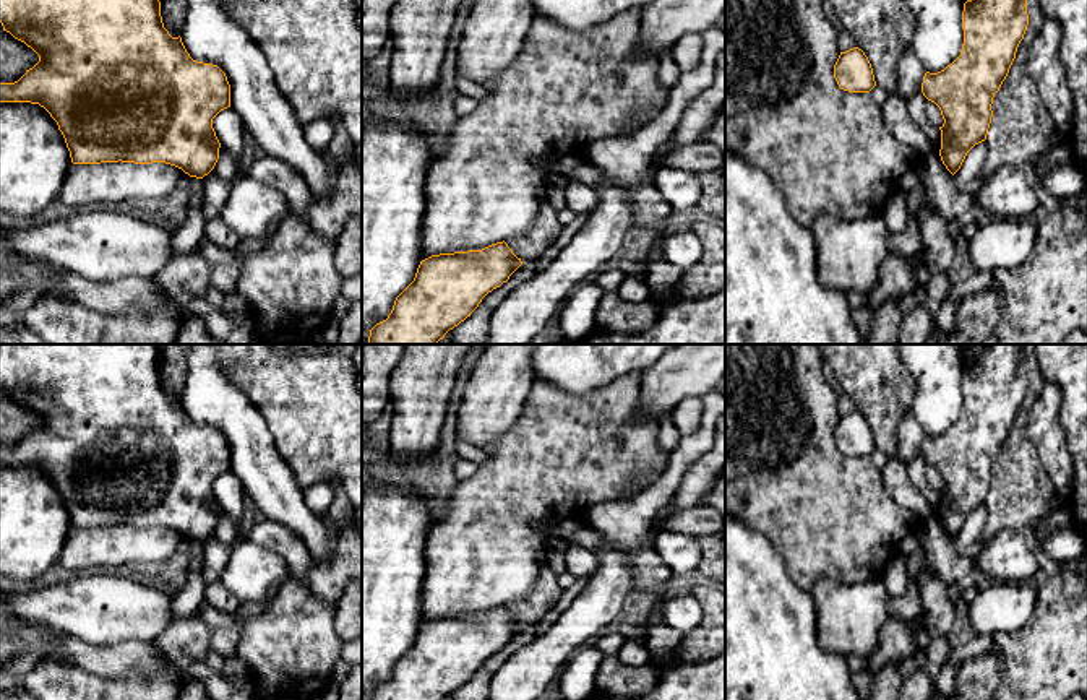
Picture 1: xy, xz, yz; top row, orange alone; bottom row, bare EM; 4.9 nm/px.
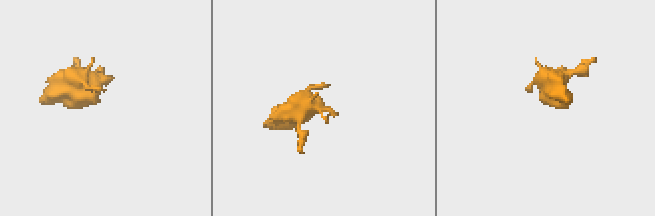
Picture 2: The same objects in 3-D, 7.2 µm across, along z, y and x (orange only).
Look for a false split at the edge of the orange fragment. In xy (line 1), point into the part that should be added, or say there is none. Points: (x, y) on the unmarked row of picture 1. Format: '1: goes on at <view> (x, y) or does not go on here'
1: does not go on here

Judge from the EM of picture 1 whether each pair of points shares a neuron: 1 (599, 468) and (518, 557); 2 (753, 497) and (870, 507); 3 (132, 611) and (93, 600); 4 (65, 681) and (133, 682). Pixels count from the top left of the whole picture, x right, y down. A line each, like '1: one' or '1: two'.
1: one
2: one
3: one
4: one

